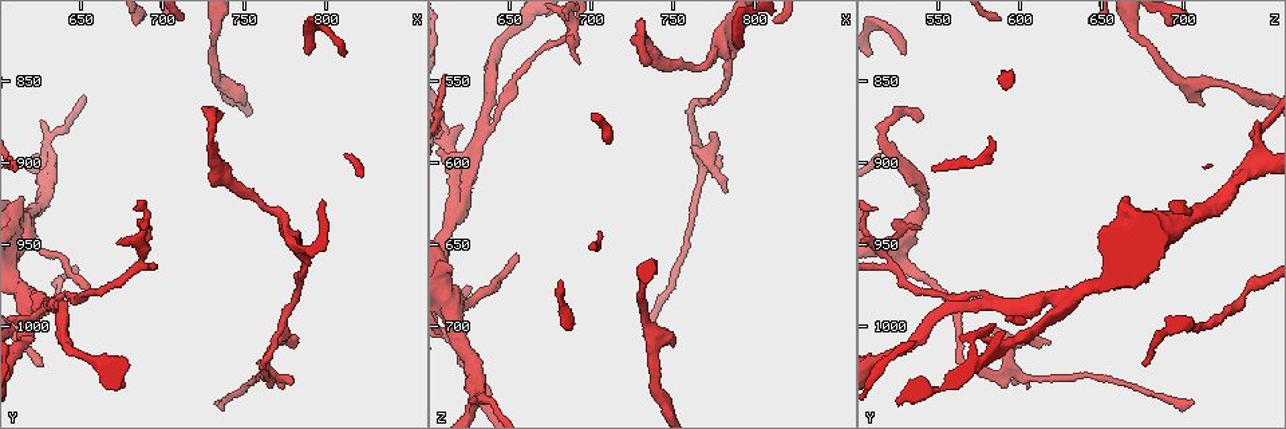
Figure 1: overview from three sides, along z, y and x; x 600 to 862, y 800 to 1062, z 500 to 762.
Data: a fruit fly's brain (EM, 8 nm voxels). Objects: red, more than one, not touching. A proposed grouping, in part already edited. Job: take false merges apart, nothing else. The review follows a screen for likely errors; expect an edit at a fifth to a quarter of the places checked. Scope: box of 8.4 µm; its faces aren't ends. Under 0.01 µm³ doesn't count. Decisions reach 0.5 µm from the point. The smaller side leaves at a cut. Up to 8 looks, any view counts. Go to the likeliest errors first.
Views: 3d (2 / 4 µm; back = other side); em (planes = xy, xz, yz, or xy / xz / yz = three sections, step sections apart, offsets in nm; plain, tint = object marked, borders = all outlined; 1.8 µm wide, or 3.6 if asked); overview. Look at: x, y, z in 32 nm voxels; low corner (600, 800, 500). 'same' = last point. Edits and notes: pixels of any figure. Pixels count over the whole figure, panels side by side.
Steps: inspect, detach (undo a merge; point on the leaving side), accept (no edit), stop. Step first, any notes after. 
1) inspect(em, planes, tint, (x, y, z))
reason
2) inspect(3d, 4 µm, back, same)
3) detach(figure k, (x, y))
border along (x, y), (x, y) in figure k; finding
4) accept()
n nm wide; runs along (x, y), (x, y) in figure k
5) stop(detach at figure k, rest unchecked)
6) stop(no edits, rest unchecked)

inspect(em, planes, plain, (640, 986, 562))
three-way junction

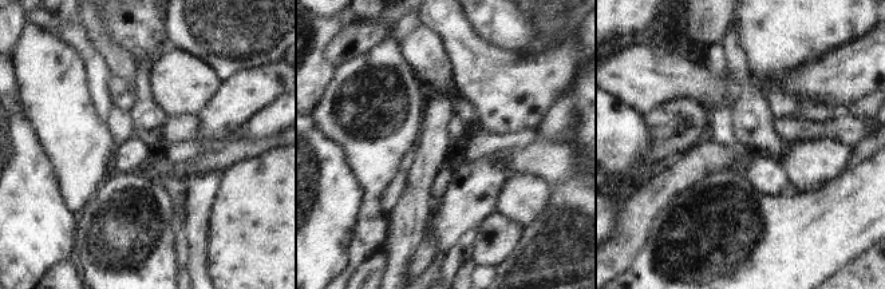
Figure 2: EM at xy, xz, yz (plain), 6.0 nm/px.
inspect(em, planes, tint, same)
where the object lies

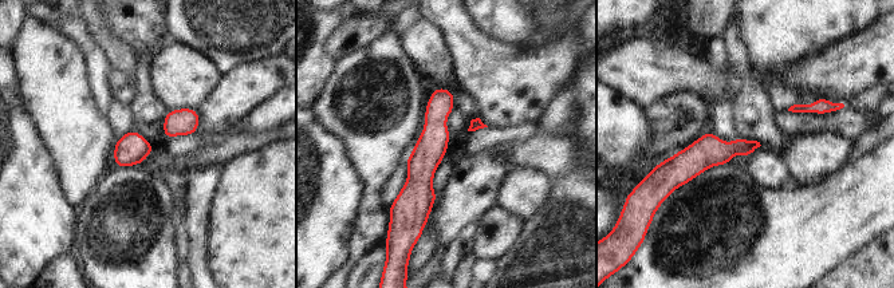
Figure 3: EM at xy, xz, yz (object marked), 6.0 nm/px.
accept()
runs along (444, 91), (421, 164), (418, 216) in figure 3; all the same neuron

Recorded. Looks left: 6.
inspect(3d, 4 µm, (764, 1028, 588))
branch point

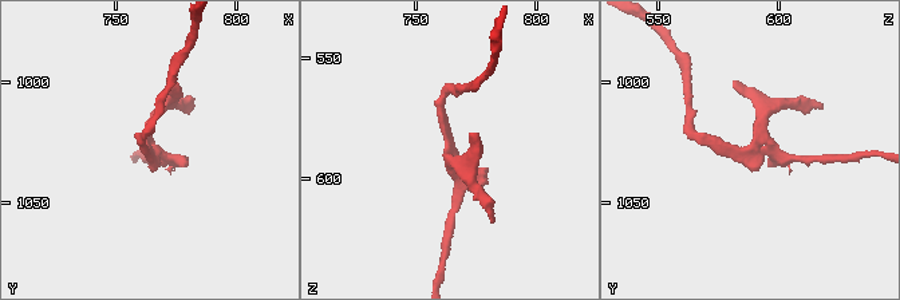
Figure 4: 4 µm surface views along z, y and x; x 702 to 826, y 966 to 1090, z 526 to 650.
inspect(em, xy, step 4, tint, (763, 1027, 589))
3 arms

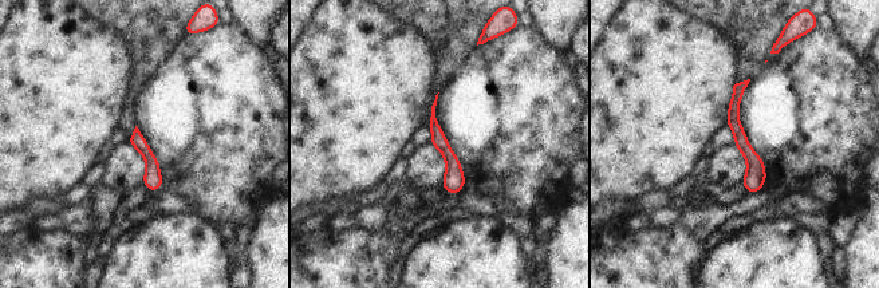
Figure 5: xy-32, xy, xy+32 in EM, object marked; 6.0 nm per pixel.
inspect(em, planes, tint, same)

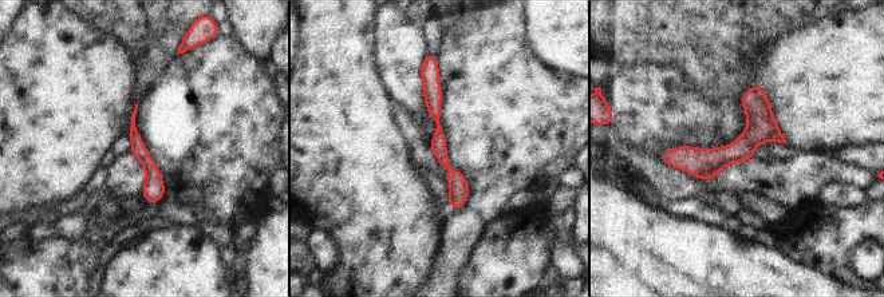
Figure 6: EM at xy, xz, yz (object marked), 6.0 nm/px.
accept()
runs along (433, 68), (457, 205) in figure 6; all the same neuron

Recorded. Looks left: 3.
inspect(em, yz, step 4, plain, (616, 984, 630))
a fork

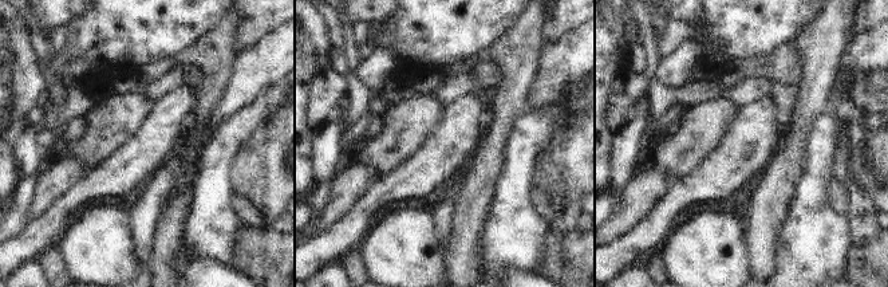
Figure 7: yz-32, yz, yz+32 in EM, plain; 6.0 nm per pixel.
inspect(em, yz, step 4, tint, same)
where the object lies

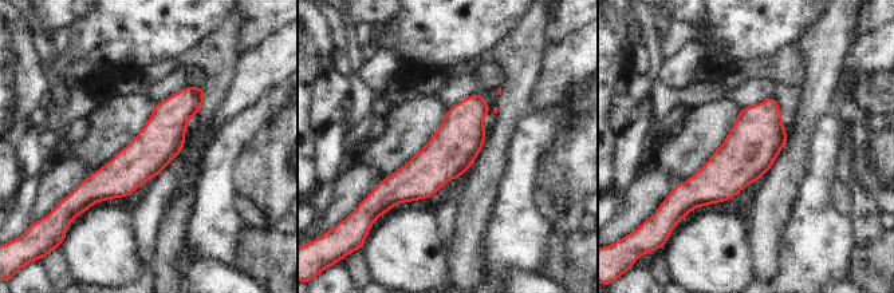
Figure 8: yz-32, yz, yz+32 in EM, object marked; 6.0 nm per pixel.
accept()
260 nm wide; all the same neuron

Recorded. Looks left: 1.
stop(no edits, rest unchecked)

